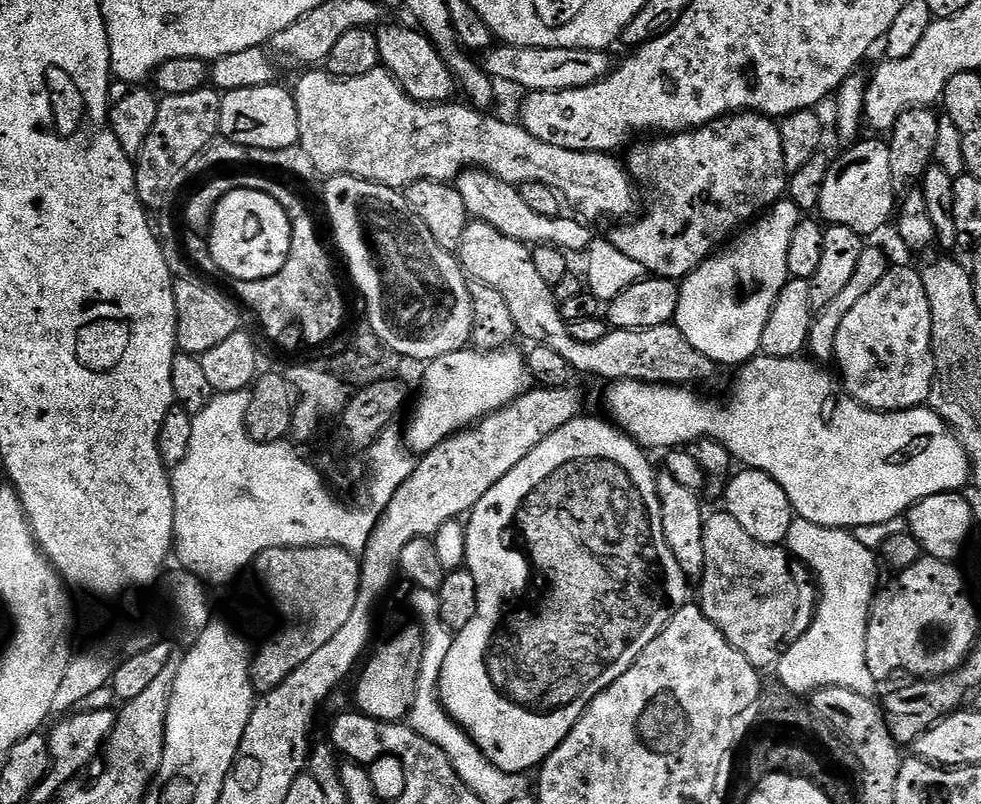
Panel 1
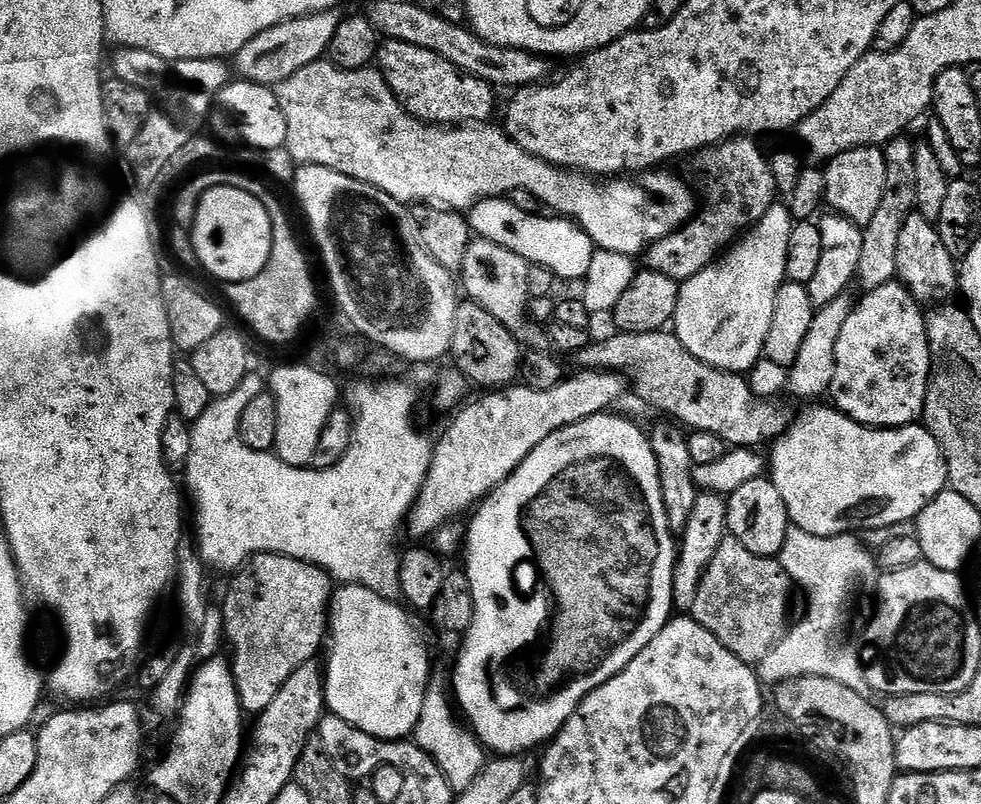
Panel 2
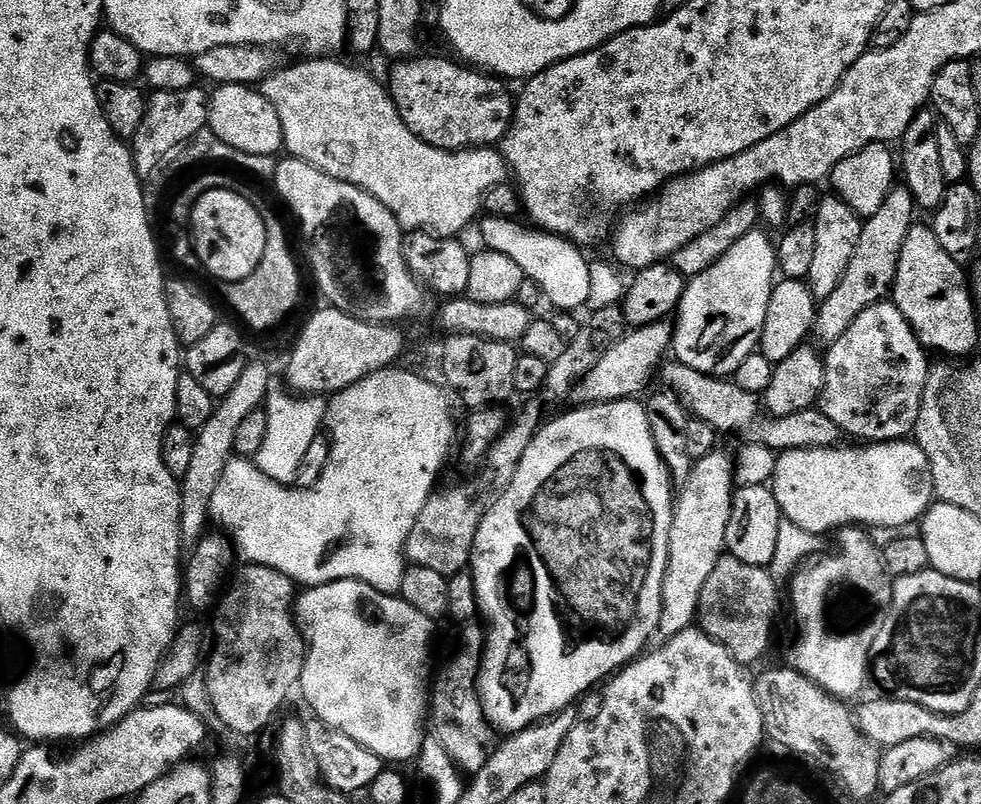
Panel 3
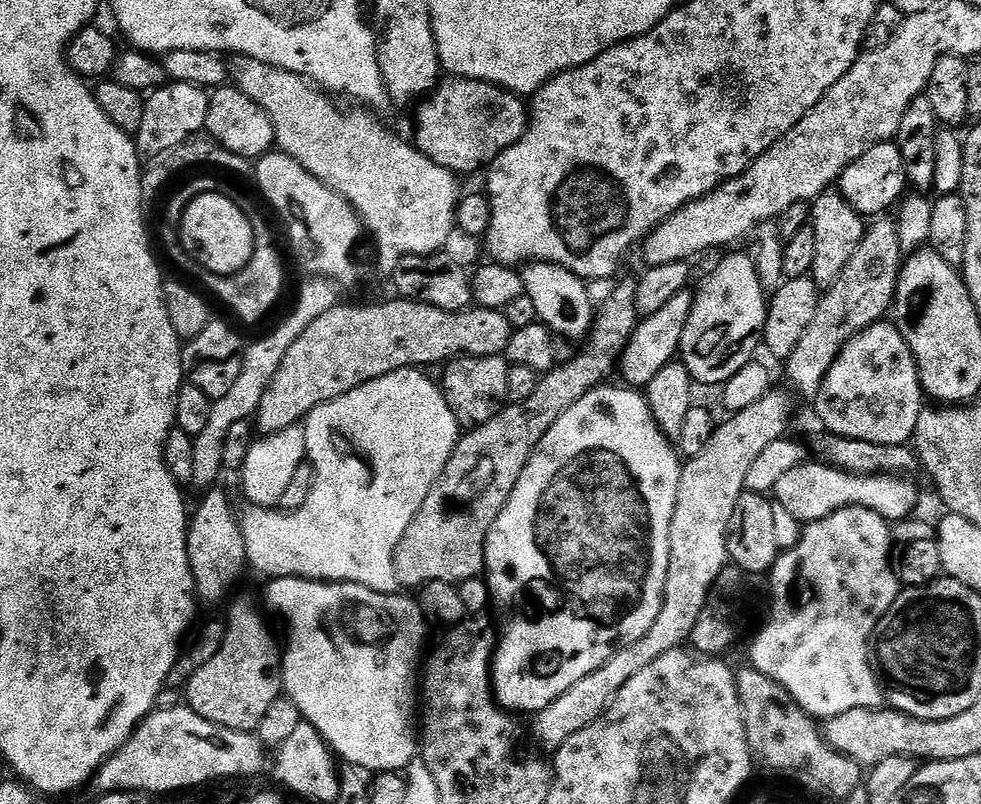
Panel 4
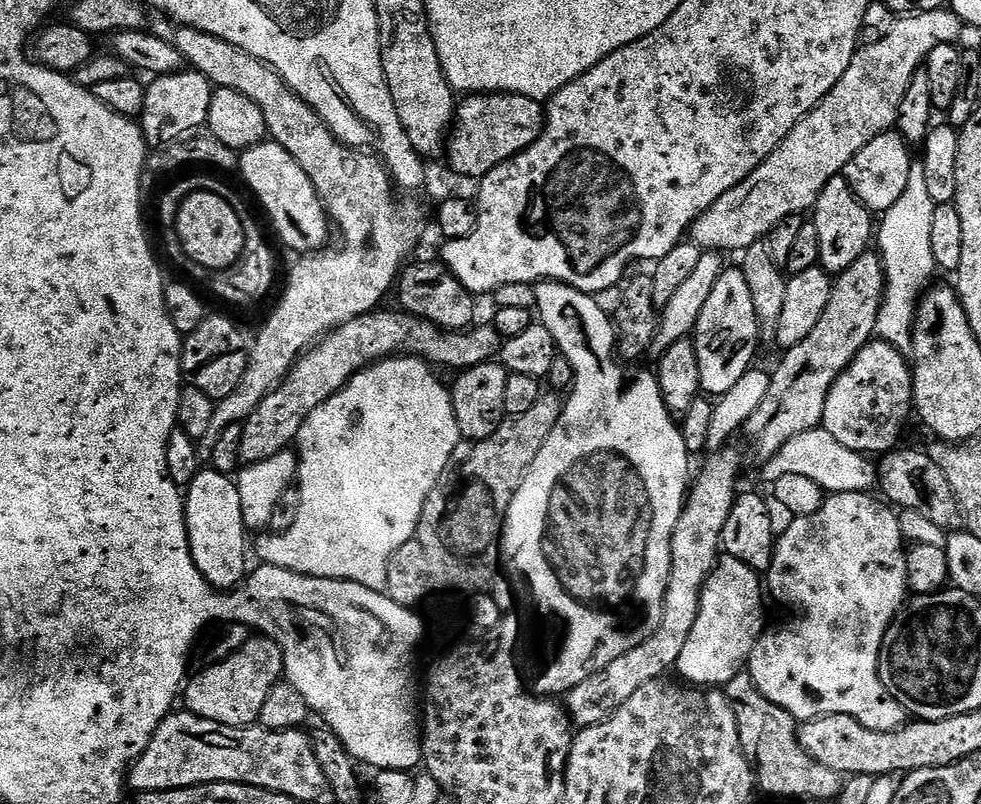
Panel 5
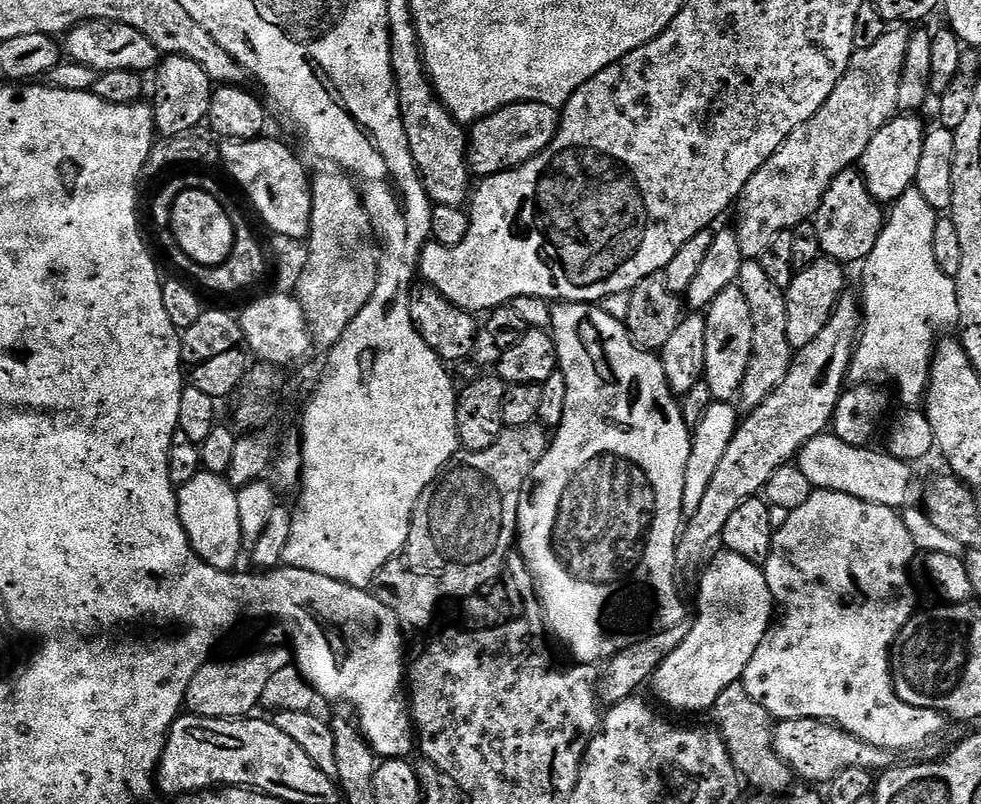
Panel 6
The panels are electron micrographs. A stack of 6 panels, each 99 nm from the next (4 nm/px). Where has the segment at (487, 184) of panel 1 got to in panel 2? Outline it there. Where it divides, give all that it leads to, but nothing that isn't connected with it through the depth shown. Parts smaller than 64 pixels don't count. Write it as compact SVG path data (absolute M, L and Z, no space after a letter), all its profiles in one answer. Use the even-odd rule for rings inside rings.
M495 196L469 208L466 219L473 237L506 246L506 250L518 254L529 265L537 264L553 272L557 281L580 282L590 270L594 251L592 239L583 232L579 224L567 218L557 218L552 214L548 214L548 217L544 217L544 214L526 214L526 210L518 210L511 199Z

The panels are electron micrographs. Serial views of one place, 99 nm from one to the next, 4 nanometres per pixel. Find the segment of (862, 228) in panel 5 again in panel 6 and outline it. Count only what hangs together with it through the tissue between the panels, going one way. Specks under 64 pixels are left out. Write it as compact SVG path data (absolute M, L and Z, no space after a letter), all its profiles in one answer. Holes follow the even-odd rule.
M855 167L842 170L842 174L830 182L814 217L821 253L845 266L859 265L874 250L874 242L878 242L878 234L882 234L885 219L885 209L868 193L863 172Z

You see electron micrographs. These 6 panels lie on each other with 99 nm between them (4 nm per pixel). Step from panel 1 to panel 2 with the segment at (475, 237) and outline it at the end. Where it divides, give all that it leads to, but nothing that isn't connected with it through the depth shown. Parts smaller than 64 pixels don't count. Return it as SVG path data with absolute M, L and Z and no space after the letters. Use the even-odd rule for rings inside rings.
M473 238L466 250L464 267L458 273L458 280L462 285L463 295L467 299L473 300L478 306L482 306L482 310L494 314L494 318L498 318L498 322L502 322L502 326L506 326L506 330L510 330L510 334L514 334L514 338L525 349L534 352L546 352L550 348L547 331L543 327L540 329L530 317L524 316L528 312L528 304L530 305L530 297L528 295L529 267L528 261L523 260L518 254L506 250L506 246L498 246L489 240ZM661 330L643 332L642 334L617 331L615 335L609 340L602 341L601 344L593 343L575 353L574 360L580 363L577 365L584 370L618 372L627 374L629 377L632 375L636 379L637 398L642 403L664 412L660 414L671 418L685 429L718 434L718 438L722 438L725 445L753 450L759 449L761 447L759 444L768 444L771 440L778 439L783 432L785 435L789 431L790 416L788 420L787 414L776 405L776 402L763 396L755 396L752 393L751 383L741 373L727 372L694 358L694 354L690 354L690 350L686 350L686 346L682 346L675 331Z

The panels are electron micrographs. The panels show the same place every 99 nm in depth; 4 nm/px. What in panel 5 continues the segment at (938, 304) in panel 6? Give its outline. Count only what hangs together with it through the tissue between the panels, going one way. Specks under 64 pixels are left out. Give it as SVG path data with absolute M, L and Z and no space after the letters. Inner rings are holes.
M913 163L910 182L902 190L902 198L882 213L878 220L878 255L884 264L884 301L878 314L876 336L907 353L912 346L912 327L916 321L916 305L933 283L932 275L938 269L934 262L934 249L930 247L930 229L937 204L926 191L923 163Z

